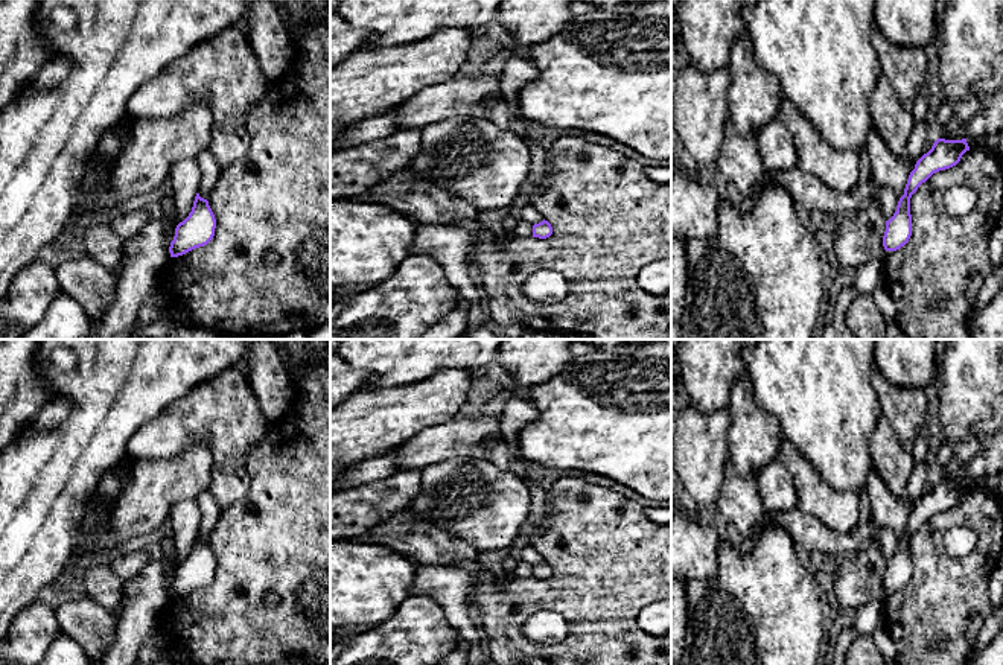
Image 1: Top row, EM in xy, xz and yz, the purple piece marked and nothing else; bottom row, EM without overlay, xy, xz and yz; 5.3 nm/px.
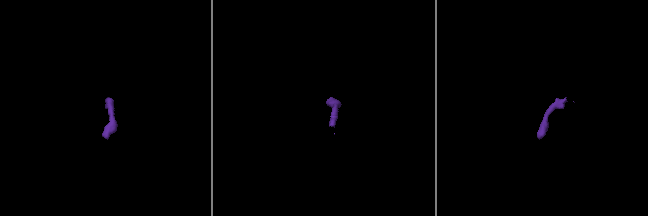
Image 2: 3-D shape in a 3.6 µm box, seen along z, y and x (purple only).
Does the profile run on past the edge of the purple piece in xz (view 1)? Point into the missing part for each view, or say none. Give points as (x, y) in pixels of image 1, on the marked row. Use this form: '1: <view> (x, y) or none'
1: none

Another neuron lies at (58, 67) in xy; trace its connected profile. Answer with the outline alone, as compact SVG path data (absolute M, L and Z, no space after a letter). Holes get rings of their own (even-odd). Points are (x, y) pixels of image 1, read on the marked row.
M58 53L24 84L30 90L53 90L72 72L72 67L73 61Z

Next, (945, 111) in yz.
M945 102L944 105L938 107L938 116L933 120L933 123L928 126L931 146L939 138L938 134L944 131L945 123L953 117L953 114L954 108L950 102Z

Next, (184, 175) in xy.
M183 158L175 161L167 175L167 187L175 202L175 222L183 222L192 212L195 196L202 180L201 170L195 158Z

